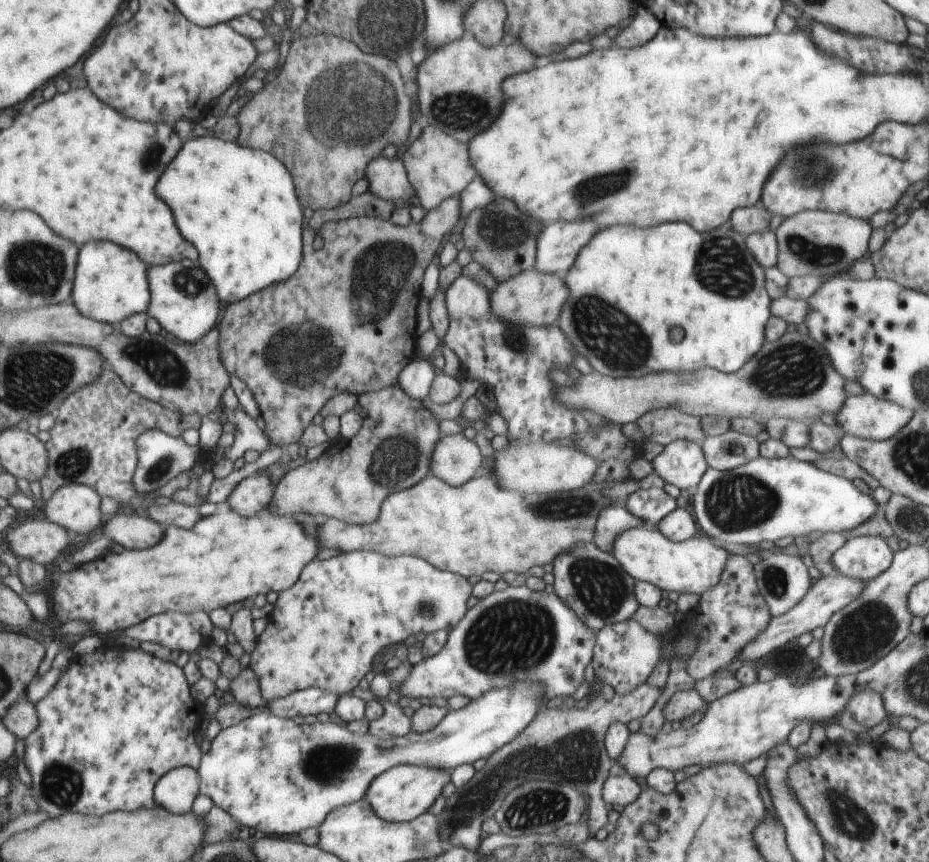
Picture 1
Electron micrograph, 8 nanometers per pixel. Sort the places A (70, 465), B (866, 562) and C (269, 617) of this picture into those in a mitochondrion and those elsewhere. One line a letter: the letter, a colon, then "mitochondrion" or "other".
A: mitochondrion
B: other
C: other

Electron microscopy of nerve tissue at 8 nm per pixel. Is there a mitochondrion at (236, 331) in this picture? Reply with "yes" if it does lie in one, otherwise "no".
no

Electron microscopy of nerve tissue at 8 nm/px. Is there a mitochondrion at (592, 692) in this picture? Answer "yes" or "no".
no

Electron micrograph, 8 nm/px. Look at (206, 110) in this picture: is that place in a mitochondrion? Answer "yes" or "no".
no

